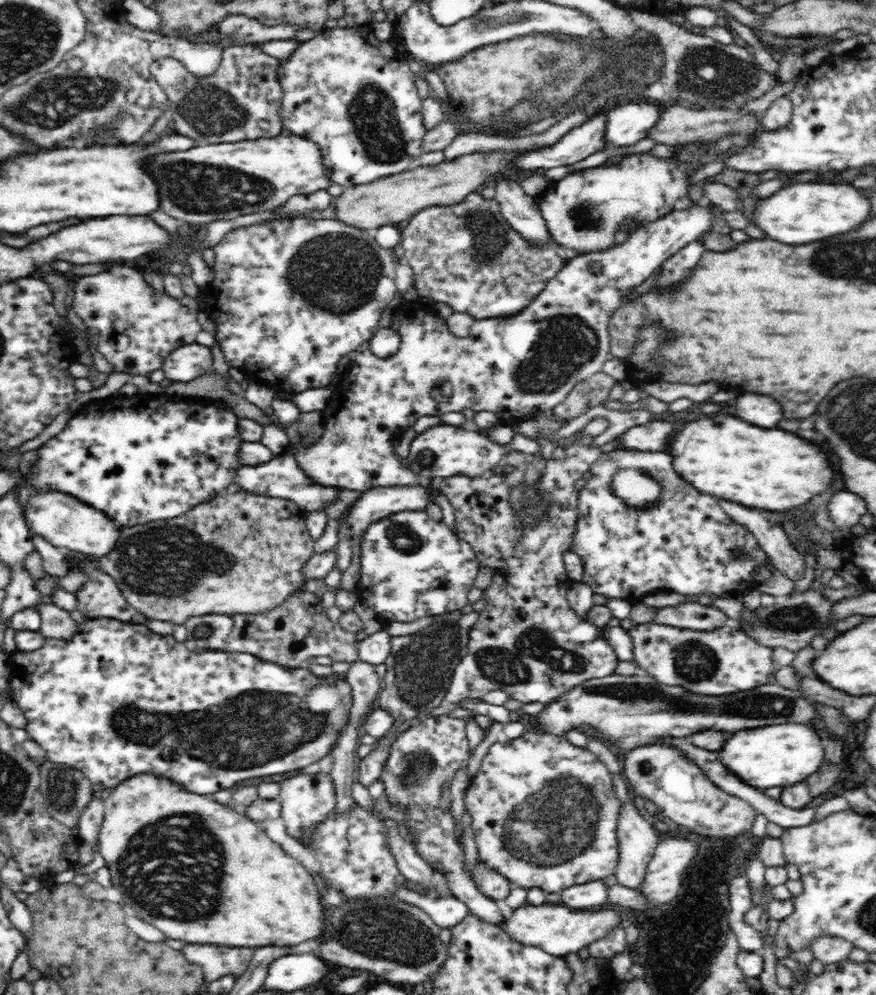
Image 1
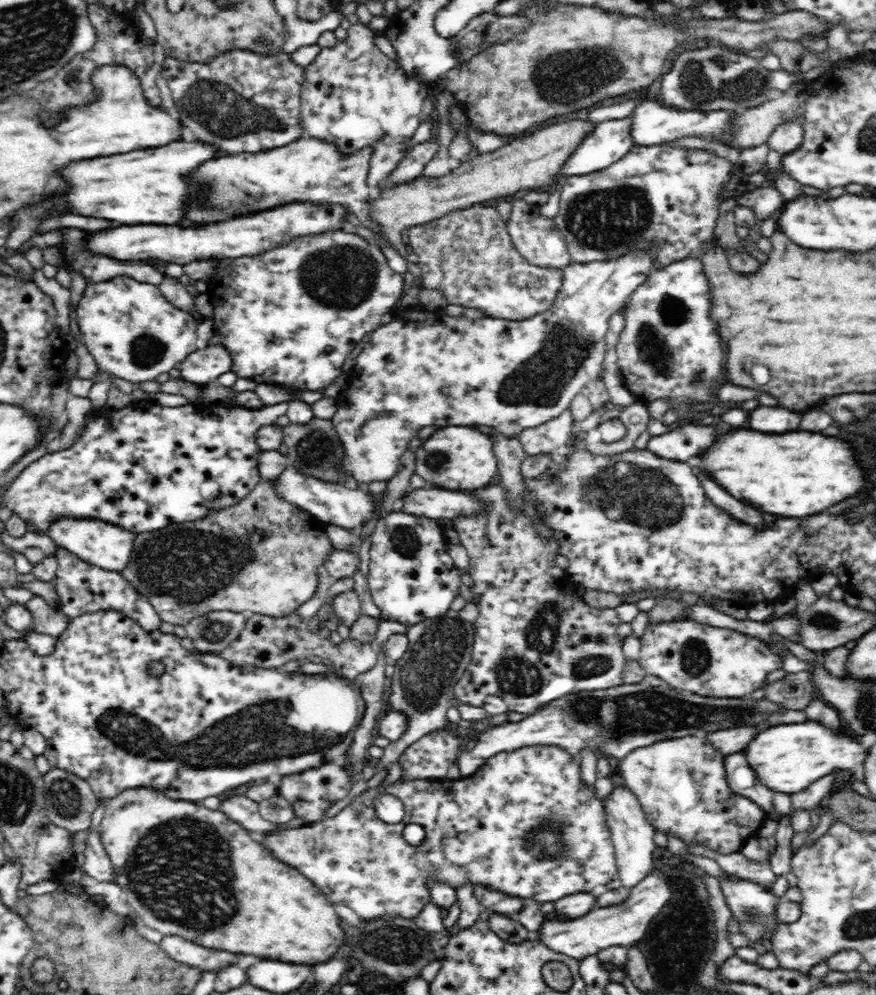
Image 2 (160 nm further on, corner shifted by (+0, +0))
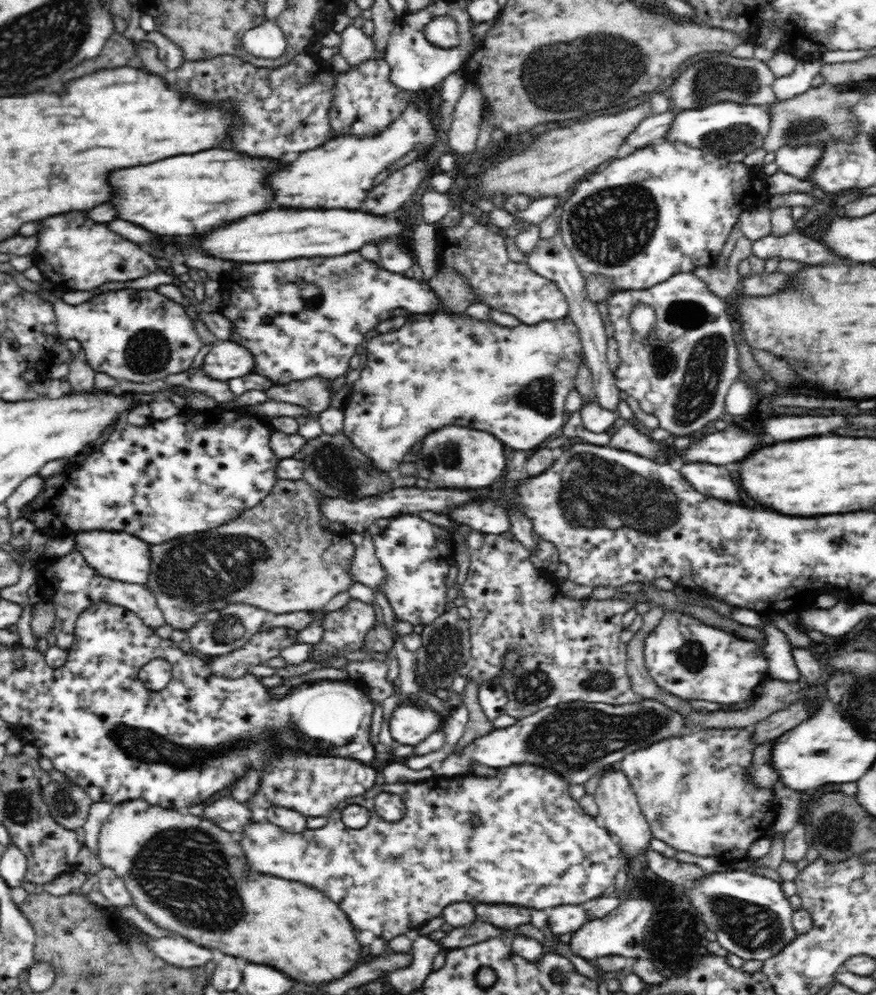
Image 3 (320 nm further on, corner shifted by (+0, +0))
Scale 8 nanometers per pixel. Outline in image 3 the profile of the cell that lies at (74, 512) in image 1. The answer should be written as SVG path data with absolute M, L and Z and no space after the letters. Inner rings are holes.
M102 529L73 535L76 537L75 550L80 552L88 565L98 571L100 575L123 583L146 586L150 566L152 565L152 556L149 553L152 546L148 545L147 542L126 532L107 532L107 530Z

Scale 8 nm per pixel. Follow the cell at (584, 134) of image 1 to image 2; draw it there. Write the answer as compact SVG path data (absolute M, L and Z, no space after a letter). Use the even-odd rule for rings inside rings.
M633 117L599 122L582 146L565 162L562 174L580 176L598 172L620 160L636 146L633 137Z

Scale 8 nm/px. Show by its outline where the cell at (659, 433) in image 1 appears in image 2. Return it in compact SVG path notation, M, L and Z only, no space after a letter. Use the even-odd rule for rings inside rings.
M682 425L666 434L653 436L647 449L665 459L686 462L690 458L700 456L700 452L704 452L704 448L712 444L712 436L716 436L716 428Z

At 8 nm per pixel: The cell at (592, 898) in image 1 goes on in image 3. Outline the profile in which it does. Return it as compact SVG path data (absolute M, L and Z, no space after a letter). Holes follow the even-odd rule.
M560 905L547 910L547 927L555 938L576 932L588 920L580 905Z

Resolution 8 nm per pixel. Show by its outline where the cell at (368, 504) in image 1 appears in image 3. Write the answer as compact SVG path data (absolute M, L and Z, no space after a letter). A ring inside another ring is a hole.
M484 498L480 502L470 502L454 512L450 512L449 519L458 523L467 524L473 531L484 534L512 532L510 517L494 500Z

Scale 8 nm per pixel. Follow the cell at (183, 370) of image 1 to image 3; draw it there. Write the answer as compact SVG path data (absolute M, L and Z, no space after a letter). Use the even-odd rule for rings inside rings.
M230 340L221 341L211 345L210 354L204 358L204 370L214 380L240 378L252 372L252 356Z

